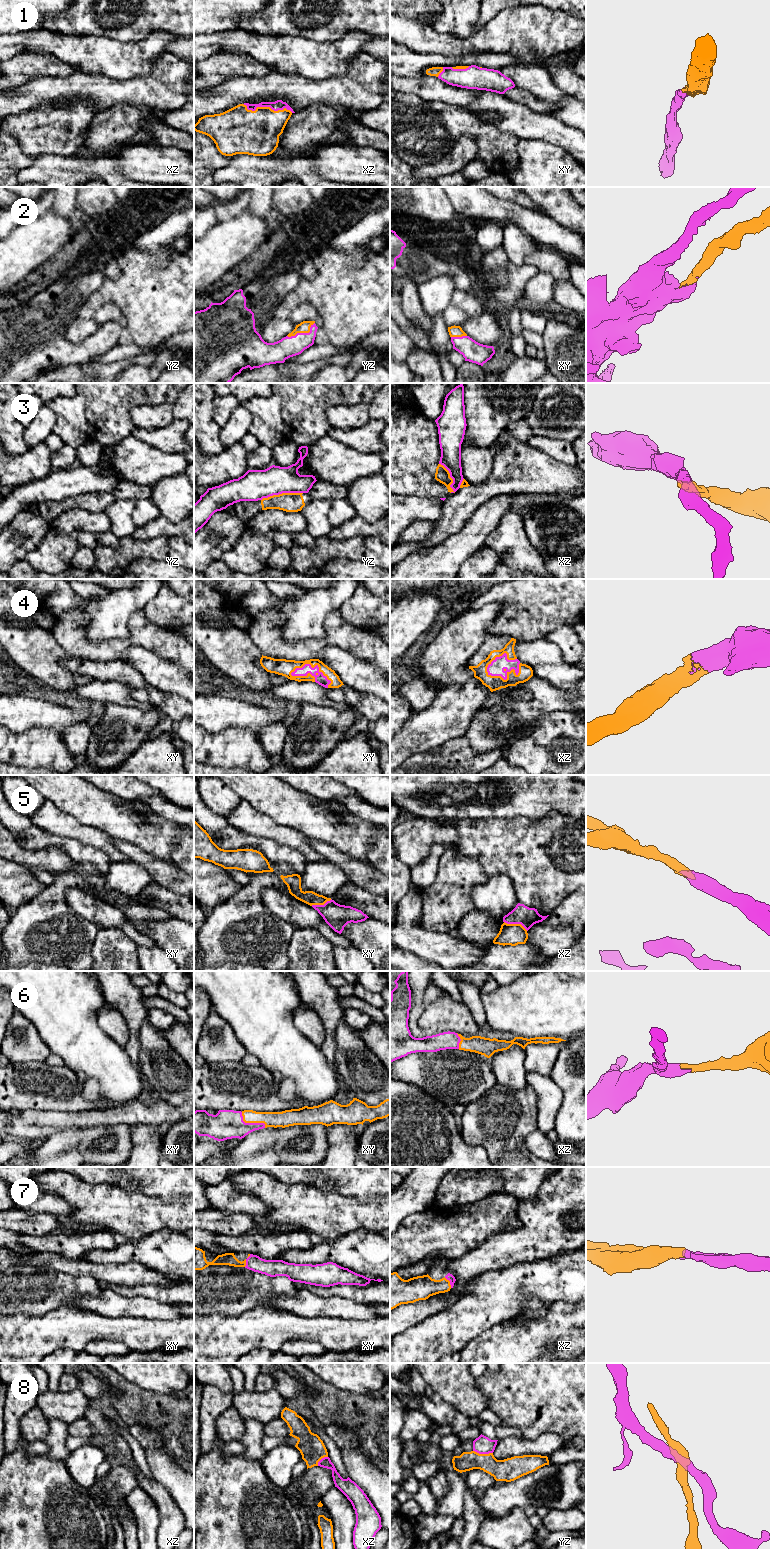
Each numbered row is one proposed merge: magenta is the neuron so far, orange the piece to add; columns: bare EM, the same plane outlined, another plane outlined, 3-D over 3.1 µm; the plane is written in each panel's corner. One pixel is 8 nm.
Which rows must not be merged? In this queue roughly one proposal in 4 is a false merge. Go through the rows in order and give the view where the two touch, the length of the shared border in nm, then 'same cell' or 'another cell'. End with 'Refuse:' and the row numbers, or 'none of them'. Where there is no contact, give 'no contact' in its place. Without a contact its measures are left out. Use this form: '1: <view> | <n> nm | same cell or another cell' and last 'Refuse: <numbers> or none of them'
1: xz | 400 nm | same cell
2: yz | 260 nm | same cell
3: yz | 340 nm | another cell
4: xz | 280 nm | same cell
5: xz | 200 nm | same cell
6: xy | 240 nm | same cell
7: xy | 120 nm | same cell
8: yz | 160 nm | another cell
Refuse: 3, 8

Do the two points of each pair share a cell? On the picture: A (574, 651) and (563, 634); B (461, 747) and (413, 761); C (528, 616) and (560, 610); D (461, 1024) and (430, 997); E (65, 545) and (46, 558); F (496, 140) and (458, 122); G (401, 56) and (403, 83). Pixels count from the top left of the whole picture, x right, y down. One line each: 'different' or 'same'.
A: same
B: same
C: same
D: different
E: same
F: same
G: different

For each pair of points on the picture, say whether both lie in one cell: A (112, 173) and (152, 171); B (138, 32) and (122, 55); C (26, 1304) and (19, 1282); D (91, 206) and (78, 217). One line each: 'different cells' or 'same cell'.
A: different cells
B: different cells
C: same cell
D: different cells

